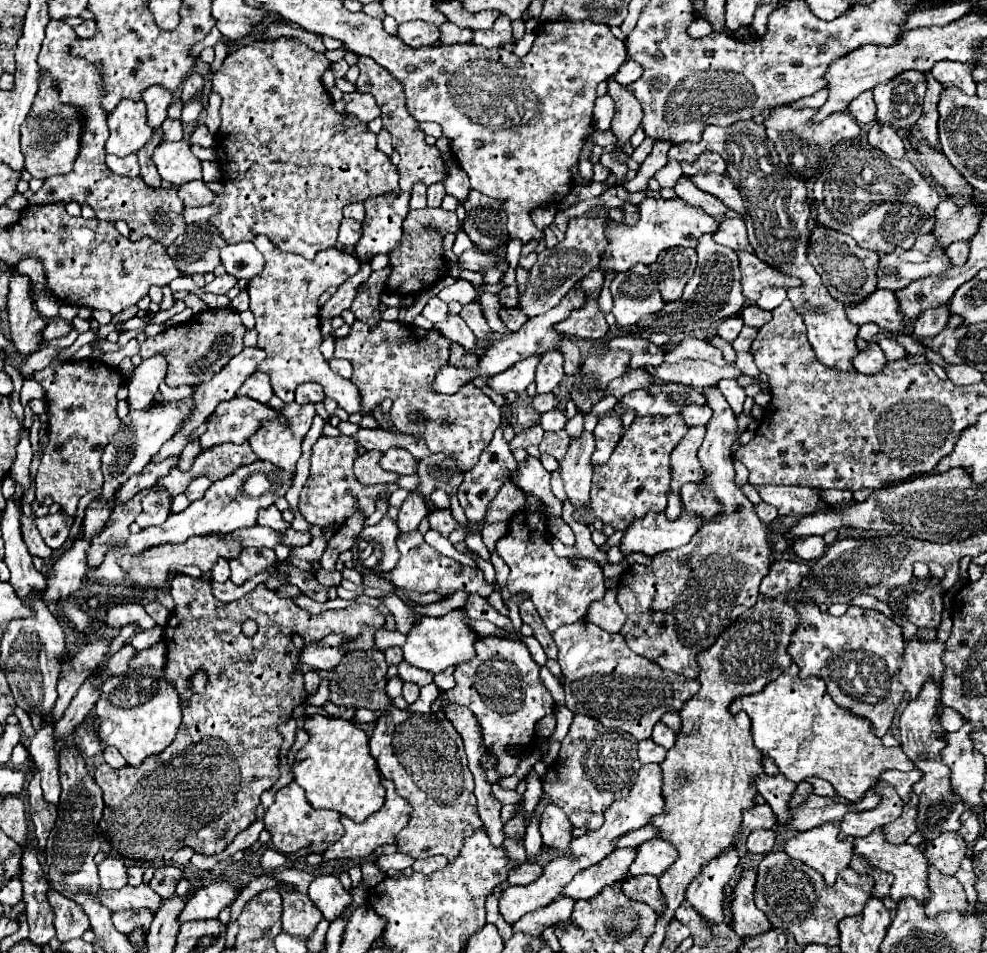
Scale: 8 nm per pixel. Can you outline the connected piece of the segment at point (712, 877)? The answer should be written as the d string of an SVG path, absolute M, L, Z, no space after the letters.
M734 845L726 855L718 855L718 859L706 863L706 867L702 867L702 875L688 887L686 901L708 921L724 921L724 885L730 881L736 865L738 851Z

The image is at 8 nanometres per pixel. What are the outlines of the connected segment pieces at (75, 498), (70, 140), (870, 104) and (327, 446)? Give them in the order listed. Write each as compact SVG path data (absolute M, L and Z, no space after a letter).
M84 360L79 365L74 361L52 361L36 373L36 381L42 383L46 391L46 407L50 417L50 443L44 449L36 473L36 501L42 503L44 497L50 495L68 515L76 515L76 505L82 495L102 487L100 449L110 443L110 437L120 425L116 415L116 392L121 376L109 372L104 363L102 367L100 375L91 375L90 361Z
M40 69L38 95L32 103L26 123L22 123L20 127L20 145L22 145L22 155L26 159L24 161L26 171L36 179L48 179L52 175L68 173L74 165L74 159L78 157L80 137L82 137L82 115L78 115L76 107L60 103L58 83L50 79L48 71Z
M866 91L862 93L860 97L856 97L850 107L848 107L850 115L860 123L860 125L866 125L866 123L872 123L876 119L876 107L874 107L874 99L872 99L872 91Z
M348 435L340 437L320 437L316 445L312 447L312 465L310 465L310 477L306 481L306 487L302 489L300 495L300 513L310 525L342 525L346 517L354 513L354 509L362 511L364 515L370 515L374 511L376 499L380 495L390 495L398 487L394 483L390 485L360 485L352 473L352 463L358 457L356 453L356 441Z

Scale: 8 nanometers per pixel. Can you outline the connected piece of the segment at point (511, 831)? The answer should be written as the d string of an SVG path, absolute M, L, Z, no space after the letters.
M522 805L518 807L518 815L514 819L510 819L506 825L504 825L504 831L506 831L506 837L518 837L522 839L524 837L524 817L522 817Z

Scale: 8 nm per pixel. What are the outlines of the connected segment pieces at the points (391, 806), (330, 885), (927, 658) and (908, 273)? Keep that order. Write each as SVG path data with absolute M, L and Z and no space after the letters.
M382 779L382 785L386 789L386 801L382 805L382 809L378 813L374 813L372 817L368 817L364 823L354 823L348 817L342 817L342 825L346 829L346 835L342 839L338 839L334 845L330 845L322 855L324 859L362 859L368 857L376 847L386 845L386 843L394 843L396 835L406 827L406 823L410 821L410 803L406 803L406 799L402 799L400 795L396 795L394 783L390 783L390 779Z
M320 875L310 883L308 897L322 911L326 921L334 921L344 915L352 903L352 895L340 885L336 875Z
M918 635L904 639L904 655L900 665L900 681L910 691L910 697L916 697L922 685L932 677L940 685L944 663L944 643L924 641Z
M927 233L917 238L912 249L898 247L890 255L880 255L878 287L898 291L916 279L938 275L944 269L950 269L948 257L942 249L934 247L934 237Z

